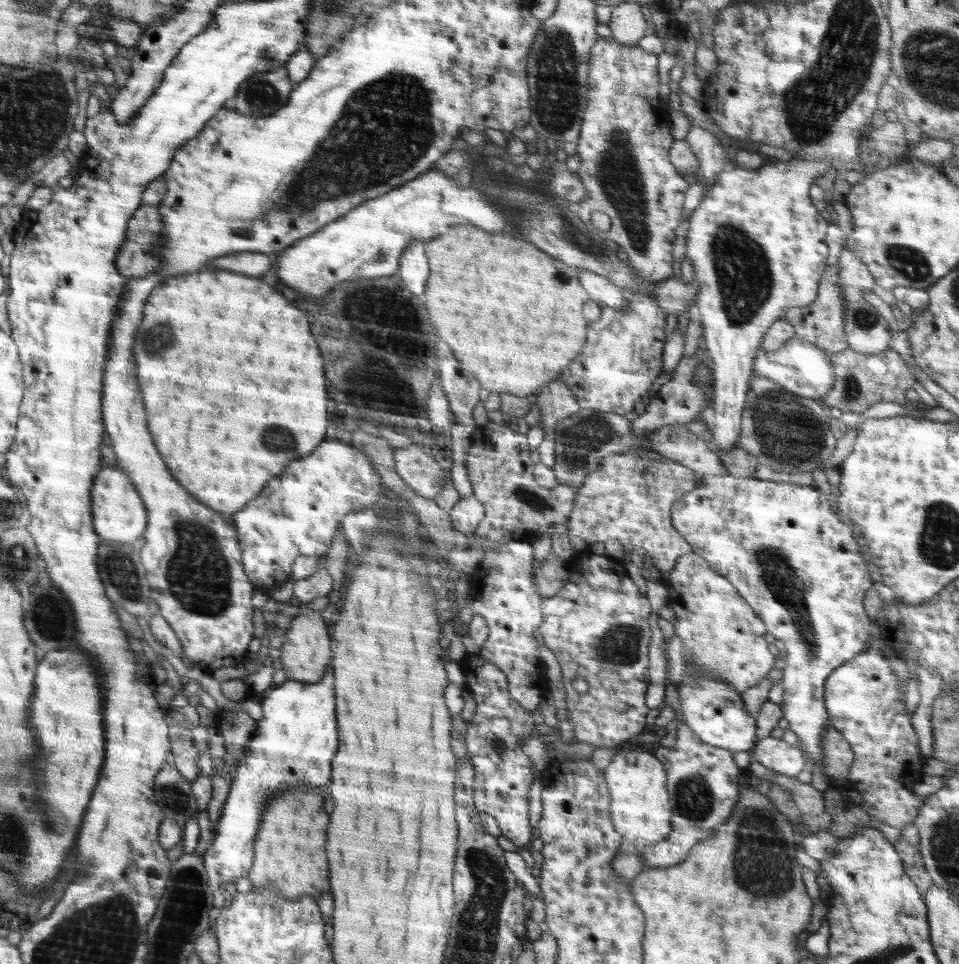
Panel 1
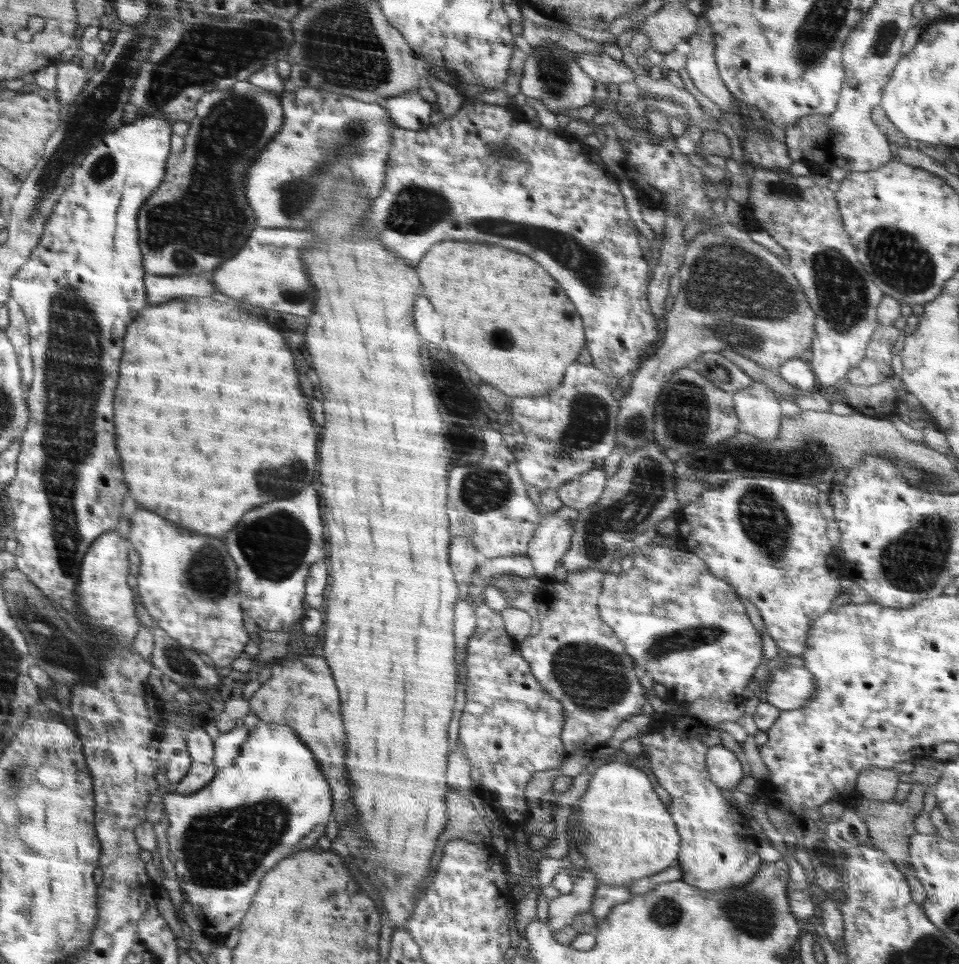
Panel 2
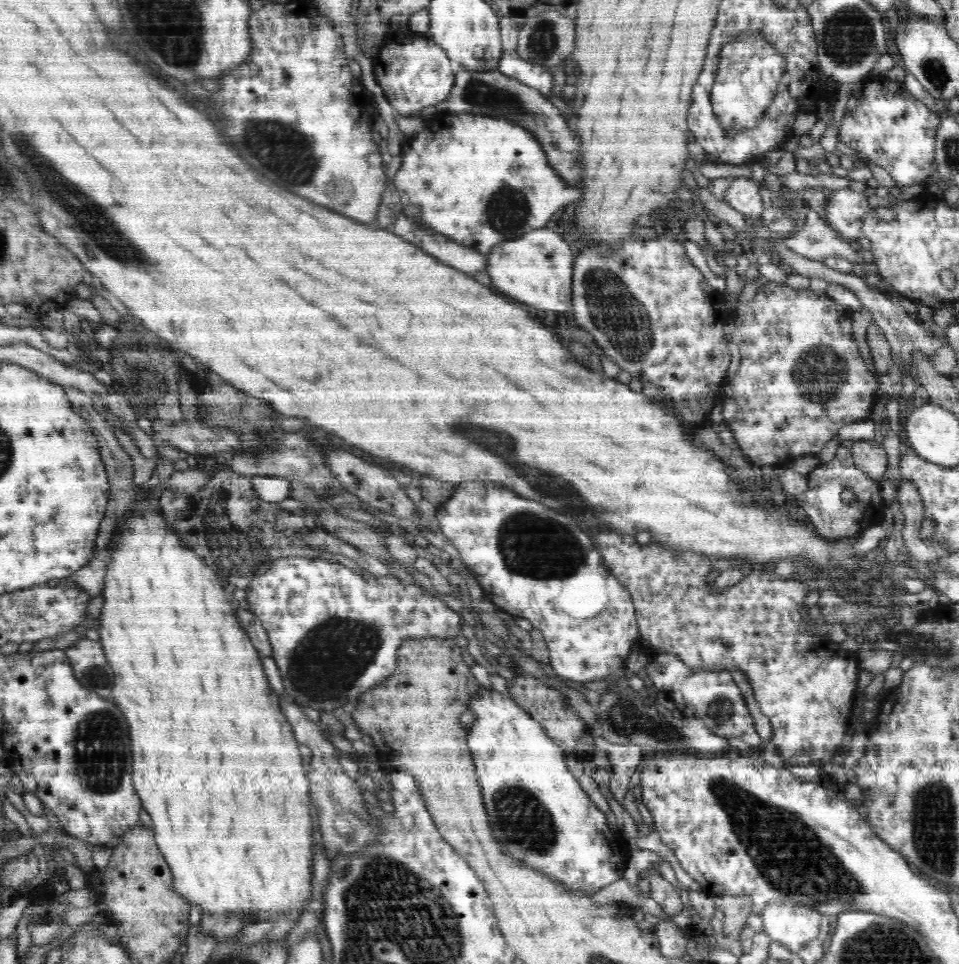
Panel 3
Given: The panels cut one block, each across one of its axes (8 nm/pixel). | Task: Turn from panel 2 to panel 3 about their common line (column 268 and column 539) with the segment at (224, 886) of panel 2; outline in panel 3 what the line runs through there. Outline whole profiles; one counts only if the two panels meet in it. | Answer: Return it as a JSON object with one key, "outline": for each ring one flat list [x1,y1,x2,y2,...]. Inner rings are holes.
{"outline":[[494,690,478,693,467,704,467,709,476,716,476,720,467,734,466,744,475,764,478,782,482,786,490,826,500,844,510,846,506,848,508,855,519,864,546,872,552,881,590,896,607,884,621,879,631,843,618,829,608,827,606,815,590,801,580,781,570,773,564,761,563,748,547,735,542,724,508,695]]}

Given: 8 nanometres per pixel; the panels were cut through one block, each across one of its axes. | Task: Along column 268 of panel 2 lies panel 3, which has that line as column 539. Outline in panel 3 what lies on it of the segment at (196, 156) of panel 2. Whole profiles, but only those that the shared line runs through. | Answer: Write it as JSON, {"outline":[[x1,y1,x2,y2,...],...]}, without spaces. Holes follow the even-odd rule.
{"outline":[[462,66,455,68,455,81,448,98,436,105,440,115,447,113,470,113,488,118,503,118,528,130,540,142,553,170,570,184,578,186,580,172,580,144,574,132,566,126,558,108,536,88,530,88,515,78,502,74,497,68,492,71,471,71]]}

